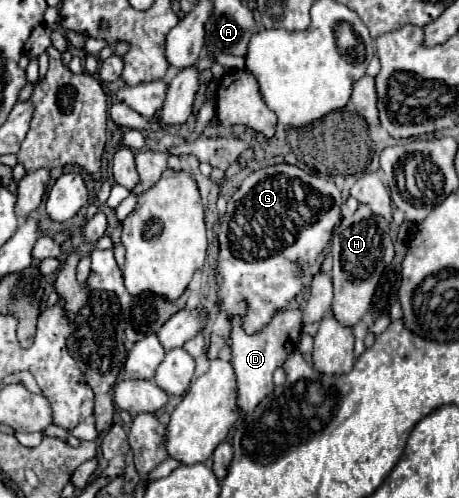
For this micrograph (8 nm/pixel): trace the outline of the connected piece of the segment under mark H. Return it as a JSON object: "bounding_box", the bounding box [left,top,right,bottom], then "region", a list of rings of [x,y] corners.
{"bounding_box":[331,206,393,326],"region":[[[359,206],[359,210],[353,216],[345,216],[339,224],[339,228],[333,234],[331,240],[331,254],[333,254],[333,316],[343,326],[357,326],[361,318],[367,314],[371,306],[371,298],[375,294],[377,282],[387,266],[387,258],[393,258],[393,238],[391,228],[383,218],[377,214],[371,214],[367,206]]]}

